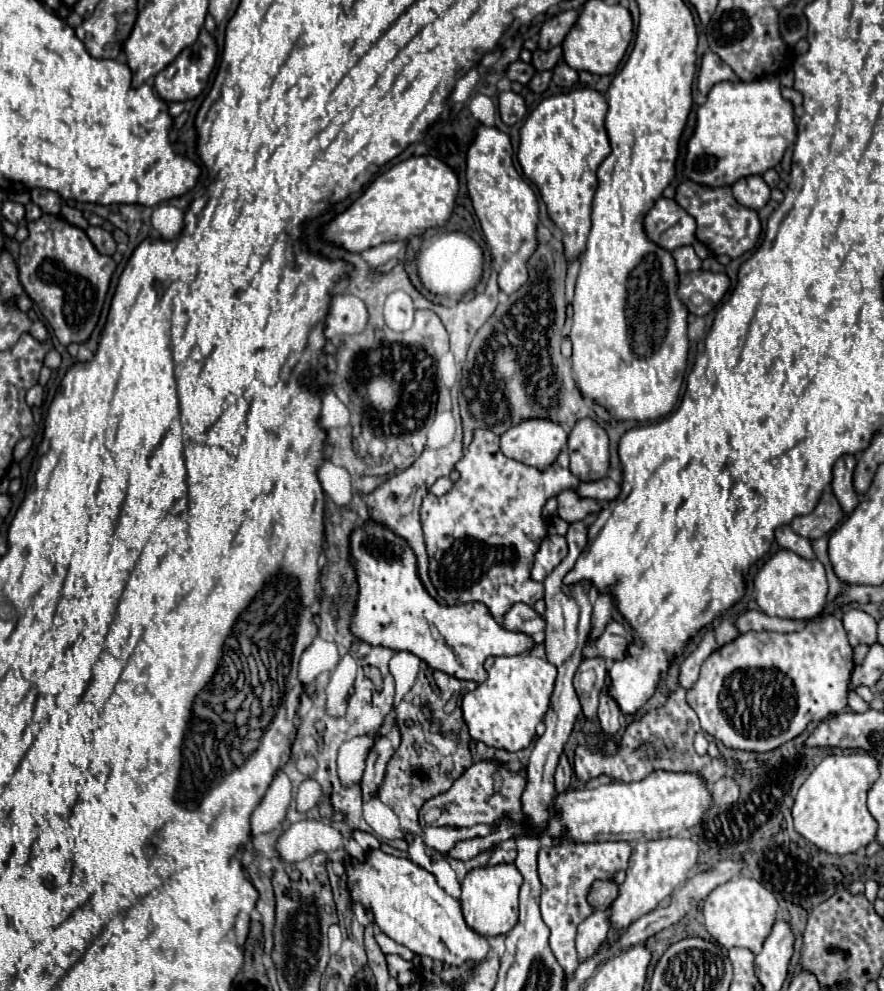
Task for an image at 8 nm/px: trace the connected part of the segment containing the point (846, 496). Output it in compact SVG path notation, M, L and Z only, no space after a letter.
M845 455L841 457L833 467L833 493L845 513L851 513L857 509L859 499L853 489L853 469L855 469L855 457Z

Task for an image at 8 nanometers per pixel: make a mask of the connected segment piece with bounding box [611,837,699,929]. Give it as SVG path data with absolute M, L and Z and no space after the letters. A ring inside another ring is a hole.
M667 837L667 839L653 839L653 841L639 841L633 847L633 855L629 859L627 877L621 883L621 893L611 905L611 923L617 929L627 929L635 919L641 915L657 909L679 885L683 885L691 869L697 865L699 845L689 837Z

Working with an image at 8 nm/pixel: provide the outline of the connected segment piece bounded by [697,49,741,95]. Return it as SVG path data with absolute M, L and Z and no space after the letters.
M709 49L701 59L701 67L697 75L697 89L703 95L707 95L707 91L719 81L741 81L741 79L735 77L735 73L731 73L731 67L723 65L723 61L719 61L719 57L715 57L715 53L711 53Z

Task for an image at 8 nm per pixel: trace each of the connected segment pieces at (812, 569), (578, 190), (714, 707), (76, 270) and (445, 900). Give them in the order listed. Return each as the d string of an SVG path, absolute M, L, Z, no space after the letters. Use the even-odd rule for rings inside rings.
M777 551L755 575L755 595L757 605L769 617L791 617L795 621L811 621L811 617L819 617L823 613L823 605L827 603L827 575L825 567L819 559L801 559L791 551Z
M583 87L543 99L525 119L521 127L521 143L517 151L519 165L531 179L547 205L549 217L563 233L565 257L571 261L587 243L591 231L591 205L597 191L597 167L611 153L605 131L607 99L603 93Z
M831 615L831 617L823 617L823 621L811 621L811 625L807 625L807 629L801 629L801 631L795 631L795 633L743 633L743 635L739 635L729 645L723 645L721 649L717 649L703 663L699 681L687 693L687 703L699 715L703 731L713 735L725 747L729 747L729 749L741 749L741 751L749 751L749 753L767 753L767 751L773 751L779 745L795 739L797 735L801 735L811 721L819 723L819 721L823 721L823 719L827 719L827 717L831 717L835 713L841 713L847 707L847 691L849 691L847 685L849 685L849 679L851 679L851 671L853 671L853 649L851 649L849 641L847 641L847 635L845 635L841 619Z
M43 215L27 227L29 237L21 243L17 261L23 289L53 327L59 343L65 347L71 343L87 343L101 317L111 277L117 267L115 261L101 255L83 229L69 225L59 215Z
M369 849L363 859L345 863L345 875L353 901L371 911L375 925L395 943L445 965L463 965L487 957L491 947L467 927L459 901L447 895L429 871L409 859L387 855L381 849Z

